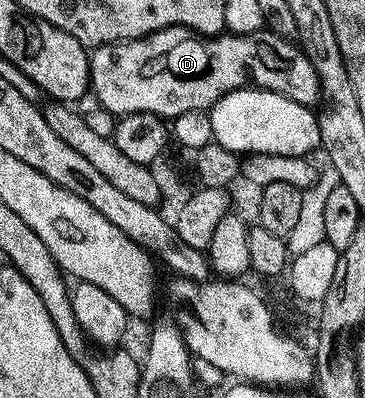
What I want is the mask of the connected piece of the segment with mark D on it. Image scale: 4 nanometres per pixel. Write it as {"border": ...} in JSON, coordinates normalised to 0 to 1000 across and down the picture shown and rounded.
{"border":[[[463,70],[438,75],[414,90],[397,90],[392,101],[356,101],[348,111],[290,111],[282,121],[260,121],[247,131],[247,219],[252,224],[255,249],[288,276],[301,281],[315,296],[359,291],[362,286],[416,286],[433,291],[447,307],[474,307],[493,296],[493,286],[526,286],[529,281],[573,281],[578,271],[595,266],[608,249],[638,231],[668,231],[685,224],[704,224],[710,231],[742,231],[767,236],[800,256],[852,276],[868,274],[885,259],[882,209],[877,186],[866,186],[866,166],[841,146],[838,133],[827,128],[808,108],[775,101],[737,75],[721,75],[690,90],[644,90],[611,85],[584,95],[542,88],[540,80],[521,80],[512,70]]]}

